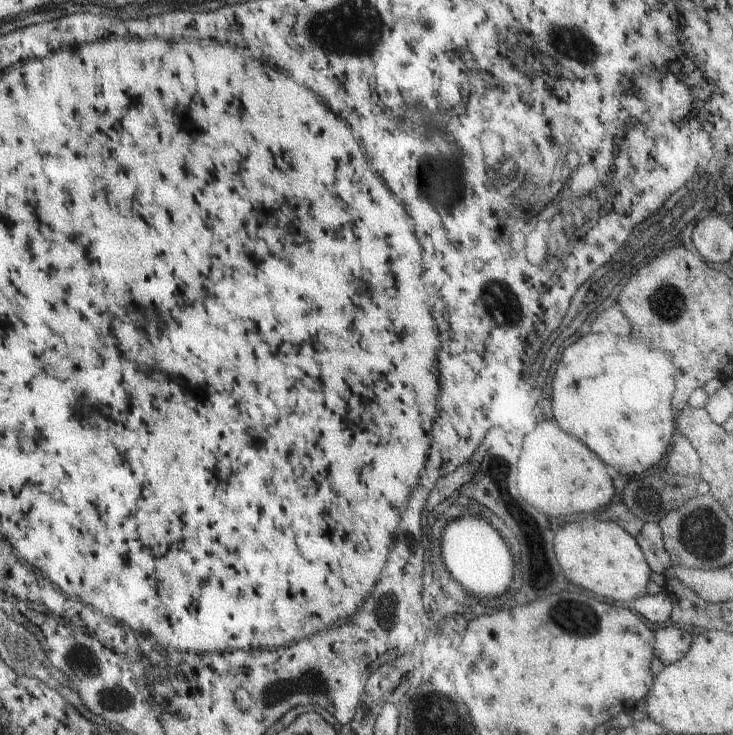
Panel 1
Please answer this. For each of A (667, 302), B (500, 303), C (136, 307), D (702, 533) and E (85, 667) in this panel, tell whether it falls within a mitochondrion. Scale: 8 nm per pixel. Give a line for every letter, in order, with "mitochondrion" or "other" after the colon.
A: mitochondrion
B: mitochondrion
C: other
D: mitochondrion
E: mitochondrion

